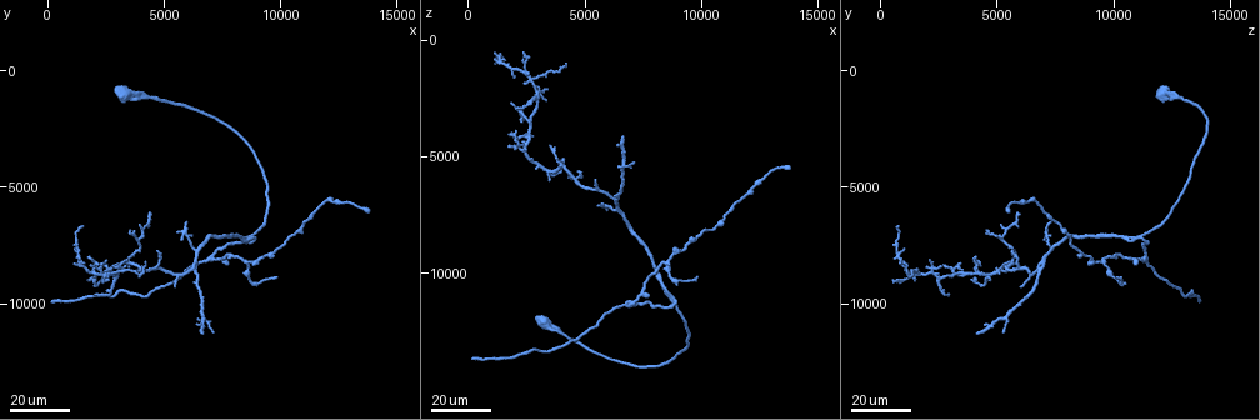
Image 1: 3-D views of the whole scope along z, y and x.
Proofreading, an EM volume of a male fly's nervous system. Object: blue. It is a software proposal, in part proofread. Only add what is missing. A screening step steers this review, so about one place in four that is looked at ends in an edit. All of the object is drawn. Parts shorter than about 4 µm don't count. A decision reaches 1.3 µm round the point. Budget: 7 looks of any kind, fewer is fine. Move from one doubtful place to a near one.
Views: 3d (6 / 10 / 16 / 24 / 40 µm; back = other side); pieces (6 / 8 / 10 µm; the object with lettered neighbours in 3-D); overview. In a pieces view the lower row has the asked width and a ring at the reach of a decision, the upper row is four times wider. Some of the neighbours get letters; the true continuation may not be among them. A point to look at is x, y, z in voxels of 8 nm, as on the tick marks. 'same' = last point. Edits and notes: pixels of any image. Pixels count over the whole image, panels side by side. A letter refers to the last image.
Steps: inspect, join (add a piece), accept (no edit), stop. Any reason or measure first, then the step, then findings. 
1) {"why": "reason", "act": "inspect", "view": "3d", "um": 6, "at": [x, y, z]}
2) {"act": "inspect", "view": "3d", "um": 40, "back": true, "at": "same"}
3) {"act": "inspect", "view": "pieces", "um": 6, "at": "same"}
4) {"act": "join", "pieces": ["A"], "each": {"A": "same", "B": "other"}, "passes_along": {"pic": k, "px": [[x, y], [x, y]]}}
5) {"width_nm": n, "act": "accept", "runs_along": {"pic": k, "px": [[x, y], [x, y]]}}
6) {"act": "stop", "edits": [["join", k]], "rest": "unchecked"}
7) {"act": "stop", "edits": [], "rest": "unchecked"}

{"act": "inspect", "view": "3d", "um": 16, "at": [4300, 6100, 5900]}

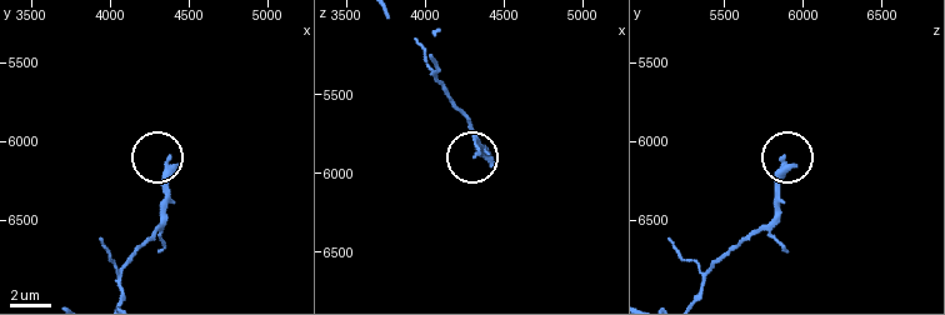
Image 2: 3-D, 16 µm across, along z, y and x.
{"why": "zoom in", "act": "inspect", "view": "3d", "um": 10, "at": [4380, 6100, 5880]}

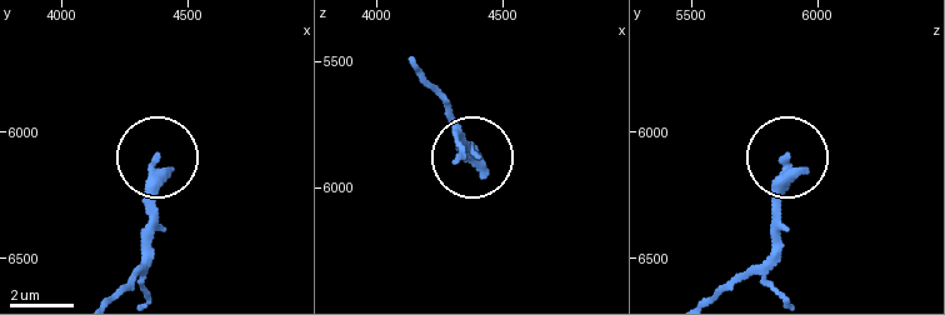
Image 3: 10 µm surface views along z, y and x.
{"why": "see the neighbours", "act": "inspect", "view": "pieces", "um": 10, "at": [4380, 6100, 5880]}

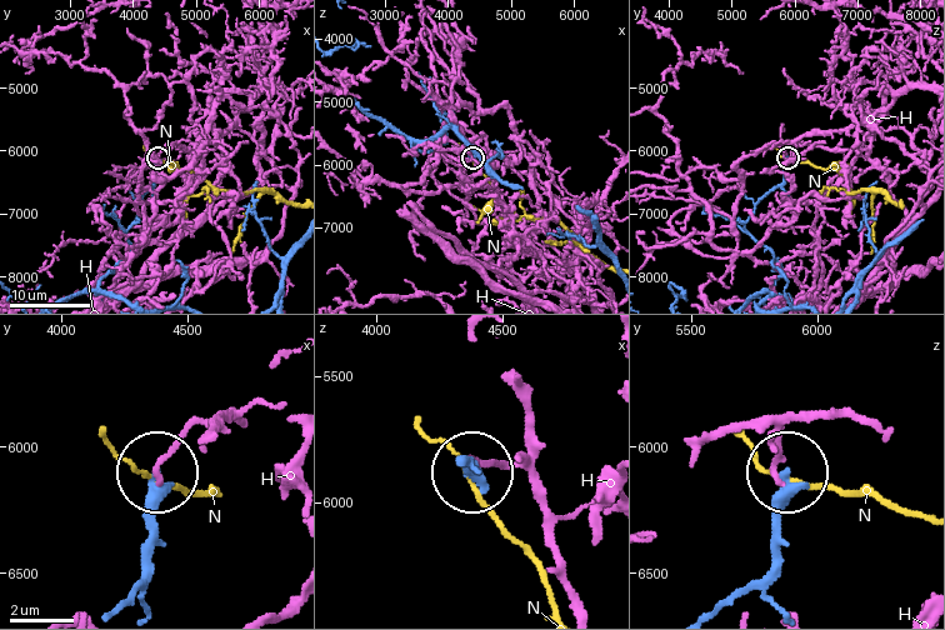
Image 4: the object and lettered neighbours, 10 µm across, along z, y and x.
{"act": "accept", "each": {"H": "other", "N": "other"}, "runs_along": {"pic": 4, "px": [[725, 603], [771, 563], [774, 498], [788, 476]]}, "found": "none of them fits"}

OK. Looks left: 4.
{"why": "branch stops here", "act": "inspect", "view": "3d", "um": 24, "at": [7700, 8400, 11000]}

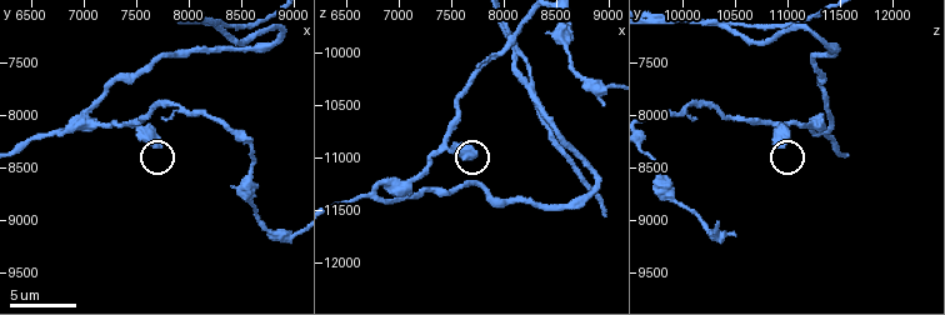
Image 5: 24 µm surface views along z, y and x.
{"why": "what lies round it", "act": "inspect", "view": "pieces", "um": 10, "at": [7740, 8280, 10960]}

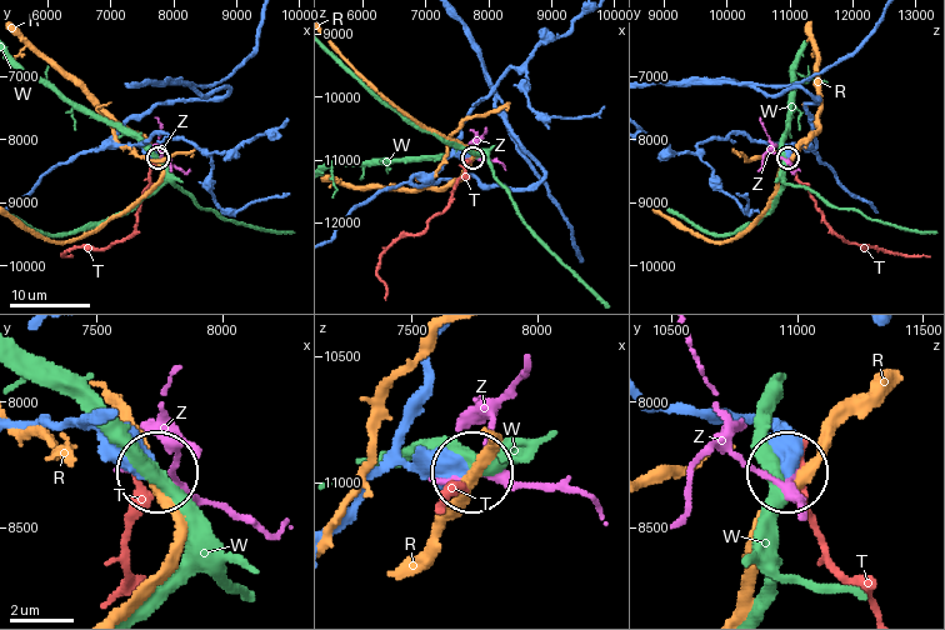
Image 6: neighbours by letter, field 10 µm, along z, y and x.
{"act": "accept", "each": {"R": "other", "T": "other", "W": "other", "Z": "other"}, "runs_along": {"pic": 6, "px": [[183, 100], [153, 105], [113, 136], [156, 156]]}, "found": "no lettered piece goes on from it"}

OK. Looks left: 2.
{"why": "thin end", "act": "inspect", "view": "3d", "um": 16, "at": [9700, 8800, 10100]}

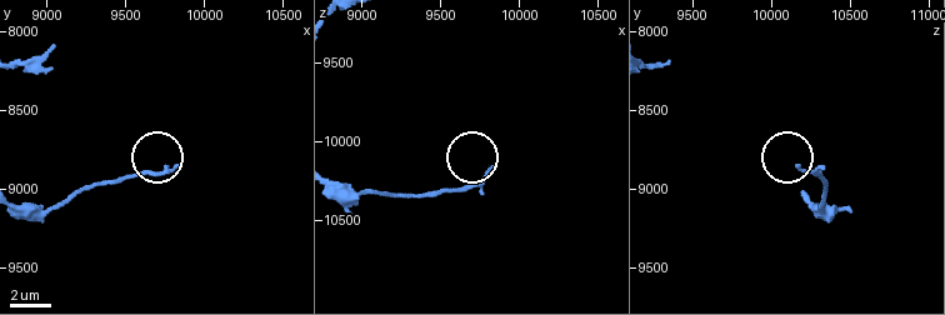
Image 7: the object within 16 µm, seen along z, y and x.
{"why": "see the neighbours", "act": "inspect", "view": "pieces", "um": 10, "at": [9820, 8860, 10180]}

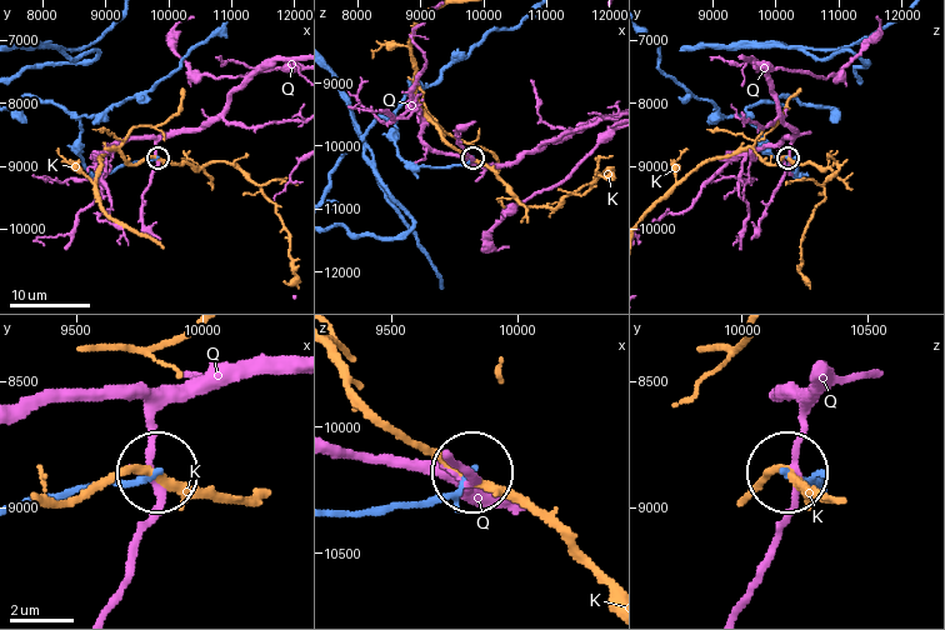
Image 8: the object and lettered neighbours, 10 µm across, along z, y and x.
{"act": "accept", "each": {"K": "other", "Q": "other"}, "found": "none of them fits"}

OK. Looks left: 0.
{"act": "stop", "edits": [], "rest": "unchecked"}

